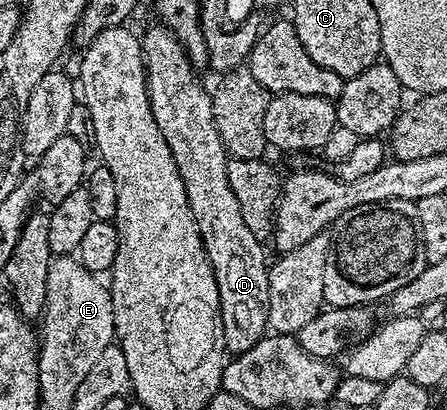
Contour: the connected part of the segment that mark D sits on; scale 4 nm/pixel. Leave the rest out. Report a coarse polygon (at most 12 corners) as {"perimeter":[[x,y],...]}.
{"perimeter":[[171,30],[140,34],[151,111],[221,299],[225,347],[269,329],[269,265],[212,99]]}

